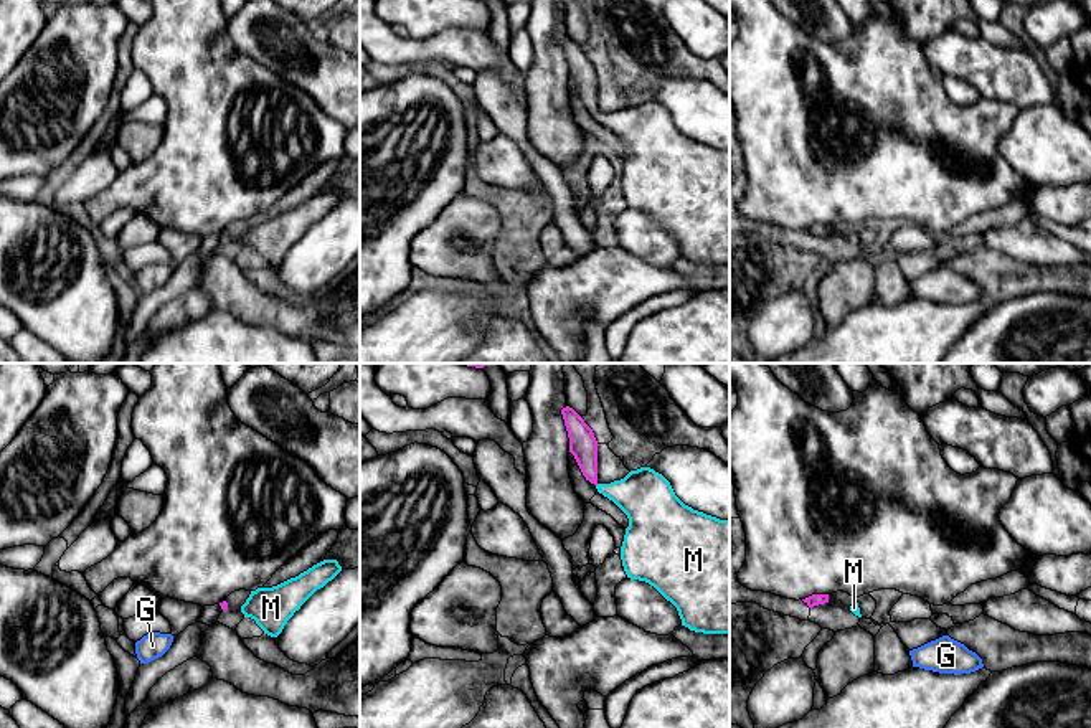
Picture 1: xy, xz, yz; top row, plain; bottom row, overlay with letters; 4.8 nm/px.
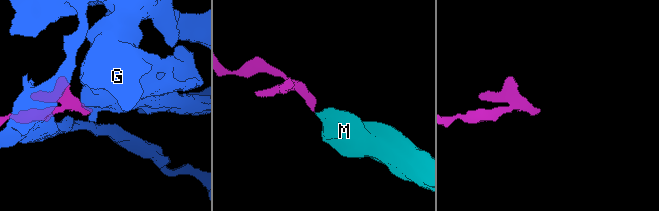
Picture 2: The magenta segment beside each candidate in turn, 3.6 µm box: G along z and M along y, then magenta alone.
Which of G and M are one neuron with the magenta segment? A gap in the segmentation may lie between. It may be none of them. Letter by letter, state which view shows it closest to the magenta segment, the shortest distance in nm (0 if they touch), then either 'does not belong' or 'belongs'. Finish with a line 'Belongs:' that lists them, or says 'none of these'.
G: nearest in xy; 280 nm apart; does not belong
M: nearest in xz; 0 nm apart; belongs
Belongs: M

